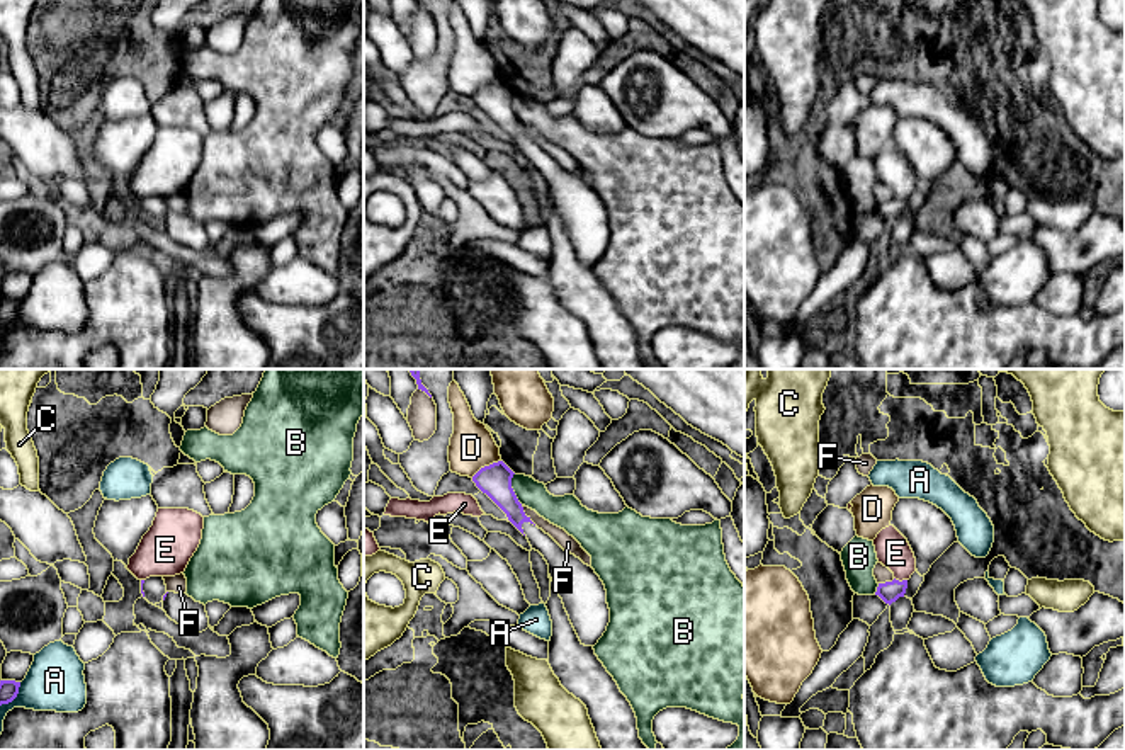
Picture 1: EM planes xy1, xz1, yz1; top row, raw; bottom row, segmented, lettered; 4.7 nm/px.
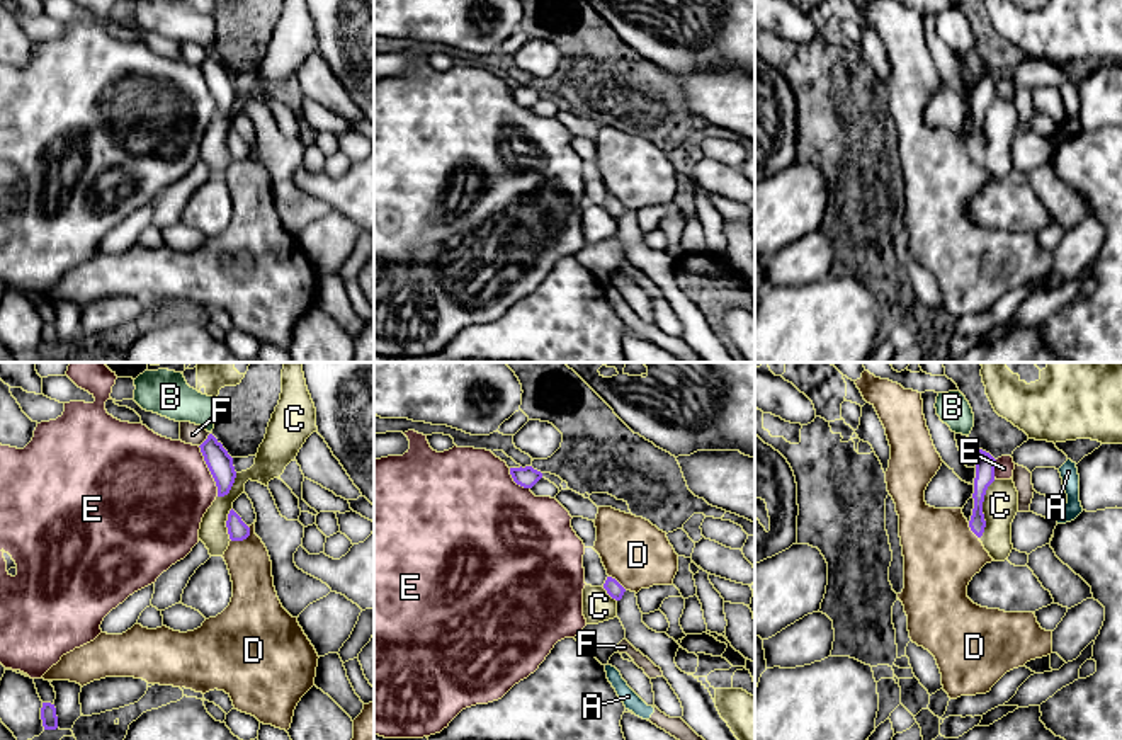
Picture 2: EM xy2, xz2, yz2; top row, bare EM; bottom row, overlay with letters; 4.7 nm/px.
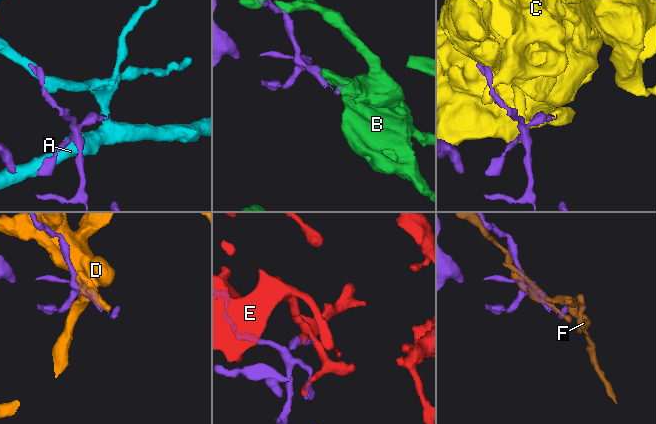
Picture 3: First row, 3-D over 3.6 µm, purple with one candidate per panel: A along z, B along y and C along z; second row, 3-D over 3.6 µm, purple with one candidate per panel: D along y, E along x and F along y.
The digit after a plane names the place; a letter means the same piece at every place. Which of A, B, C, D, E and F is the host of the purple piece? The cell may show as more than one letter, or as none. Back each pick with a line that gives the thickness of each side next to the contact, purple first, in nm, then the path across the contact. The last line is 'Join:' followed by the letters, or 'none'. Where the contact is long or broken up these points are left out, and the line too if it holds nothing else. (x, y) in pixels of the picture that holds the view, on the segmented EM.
Join: none

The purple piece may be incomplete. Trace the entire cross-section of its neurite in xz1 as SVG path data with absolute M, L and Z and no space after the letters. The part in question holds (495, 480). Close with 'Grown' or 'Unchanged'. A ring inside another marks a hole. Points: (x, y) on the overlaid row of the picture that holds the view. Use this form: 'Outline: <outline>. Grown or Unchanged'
Outline: M498 461L481 468L472 476L472 481L527 536L532 549L544 556L549 565L549 575L581 645L595 646L610 622L605 585L591 566L564 551L525 515L512 488L513 474L503 461Z. Grown

